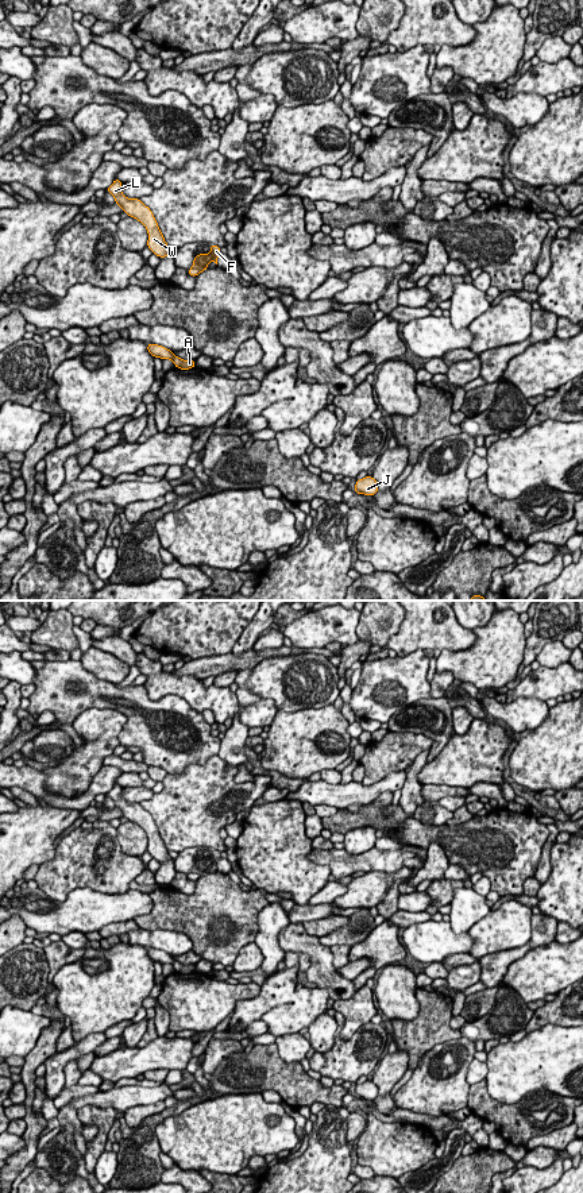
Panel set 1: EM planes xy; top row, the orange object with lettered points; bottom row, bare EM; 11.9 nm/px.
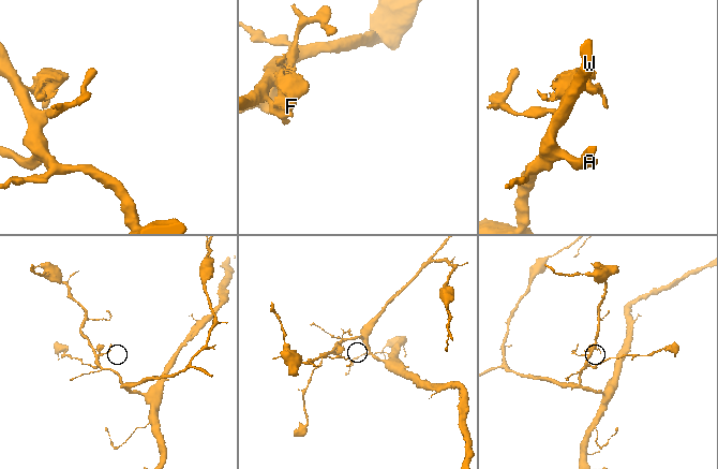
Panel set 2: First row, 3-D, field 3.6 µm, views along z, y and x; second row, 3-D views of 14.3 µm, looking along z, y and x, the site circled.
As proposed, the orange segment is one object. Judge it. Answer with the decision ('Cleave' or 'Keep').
Cleave

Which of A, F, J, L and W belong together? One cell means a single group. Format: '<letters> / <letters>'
A J L W / F

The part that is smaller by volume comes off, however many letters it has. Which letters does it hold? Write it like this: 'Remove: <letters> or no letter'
Remove: F

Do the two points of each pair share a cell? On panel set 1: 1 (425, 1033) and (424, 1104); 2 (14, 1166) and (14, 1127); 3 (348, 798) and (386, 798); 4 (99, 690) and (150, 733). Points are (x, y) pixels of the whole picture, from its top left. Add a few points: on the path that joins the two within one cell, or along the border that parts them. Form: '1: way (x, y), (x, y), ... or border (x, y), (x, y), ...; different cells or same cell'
1: border (455, 1039), (432, 1046), (420, 1058), (413, 1070); different cells
2: border (24, 1119), (26, 1128), (22, 1135); different cells
3: border (393, 791), (385, 791), (370, 802); different cells
4: way (112, 697), (119, 698), (141, 719); same cell

